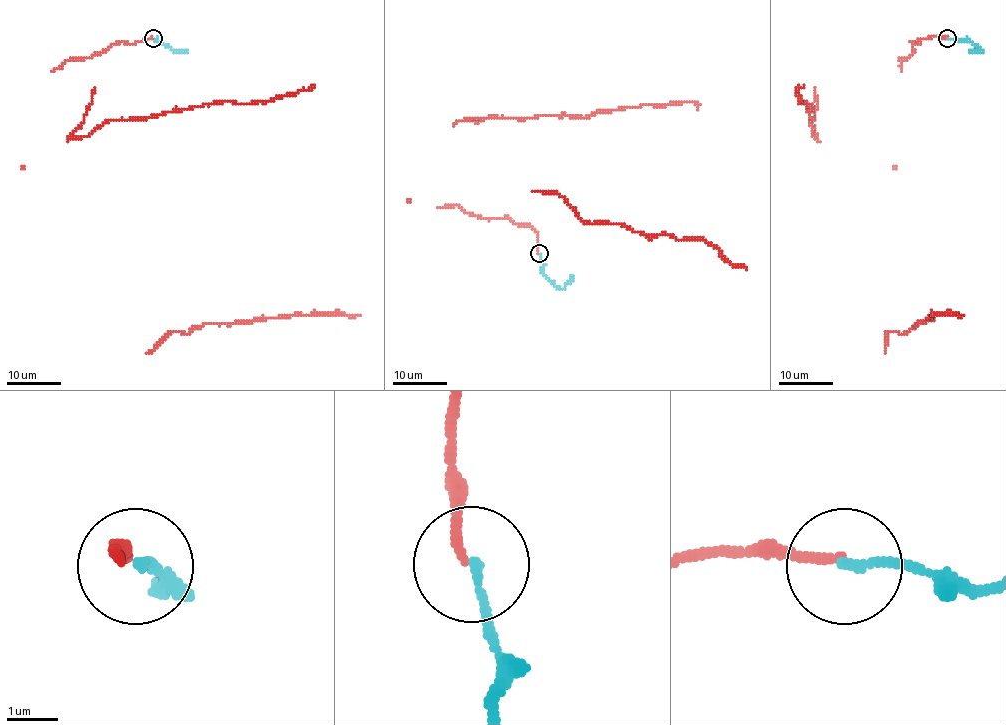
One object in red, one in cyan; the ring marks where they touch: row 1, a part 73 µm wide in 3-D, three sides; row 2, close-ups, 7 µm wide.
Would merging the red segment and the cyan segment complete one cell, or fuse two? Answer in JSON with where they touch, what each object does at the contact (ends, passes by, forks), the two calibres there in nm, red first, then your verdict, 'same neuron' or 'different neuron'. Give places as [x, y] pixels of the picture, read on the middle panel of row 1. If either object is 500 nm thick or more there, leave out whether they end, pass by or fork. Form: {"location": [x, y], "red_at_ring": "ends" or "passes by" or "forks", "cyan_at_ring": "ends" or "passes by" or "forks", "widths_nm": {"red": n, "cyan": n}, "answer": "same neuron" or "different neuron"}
{"location": [539, 253], "red_at_ring": "ends", "cyan_at_ring": "ends", "widths_nm": {"red": 170, "cyan": 170}, "answer": "same neuron"}

